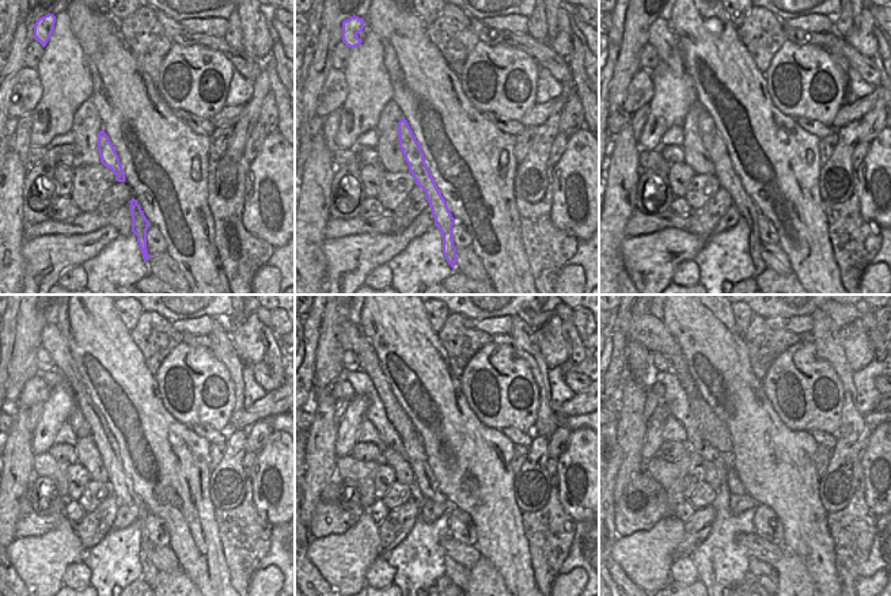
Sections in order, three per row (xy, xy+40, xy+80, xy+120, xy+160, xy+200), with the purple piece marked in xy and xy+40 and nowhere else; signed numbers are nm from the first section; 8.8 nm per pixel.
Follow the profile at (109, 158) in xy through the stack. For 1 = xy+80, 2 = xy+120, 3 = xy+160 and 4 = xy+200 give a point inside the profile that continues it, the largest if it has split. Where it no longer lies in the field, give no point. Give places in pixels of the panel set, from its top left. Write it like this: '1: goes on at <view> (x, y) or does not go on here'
1: goes on at xy+80 (715, 144)
2: goes on at xy+120 (121, 486)
3: goes on at xy+160 (424, 481)
4: goes on at xy+200 (762, 570)

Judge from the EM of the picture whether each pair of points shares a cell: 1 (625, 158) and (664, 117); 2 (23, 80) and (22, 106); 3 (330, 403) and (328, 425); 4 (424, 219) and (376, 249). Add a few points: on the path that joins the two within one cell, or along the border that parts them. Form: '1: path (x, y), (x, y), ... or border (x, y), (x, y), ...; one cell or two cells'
1: border (636, 140), (641, 148); two cells
2: path (23, 87), (23, 99); one cell
3: path (328, 409), (328, 420); one cell
4: path (412, 231), (395, 243), (389, 245); one cell

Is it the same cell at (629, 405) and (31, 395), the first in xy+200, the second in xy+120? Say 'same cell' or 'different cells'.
different cells

